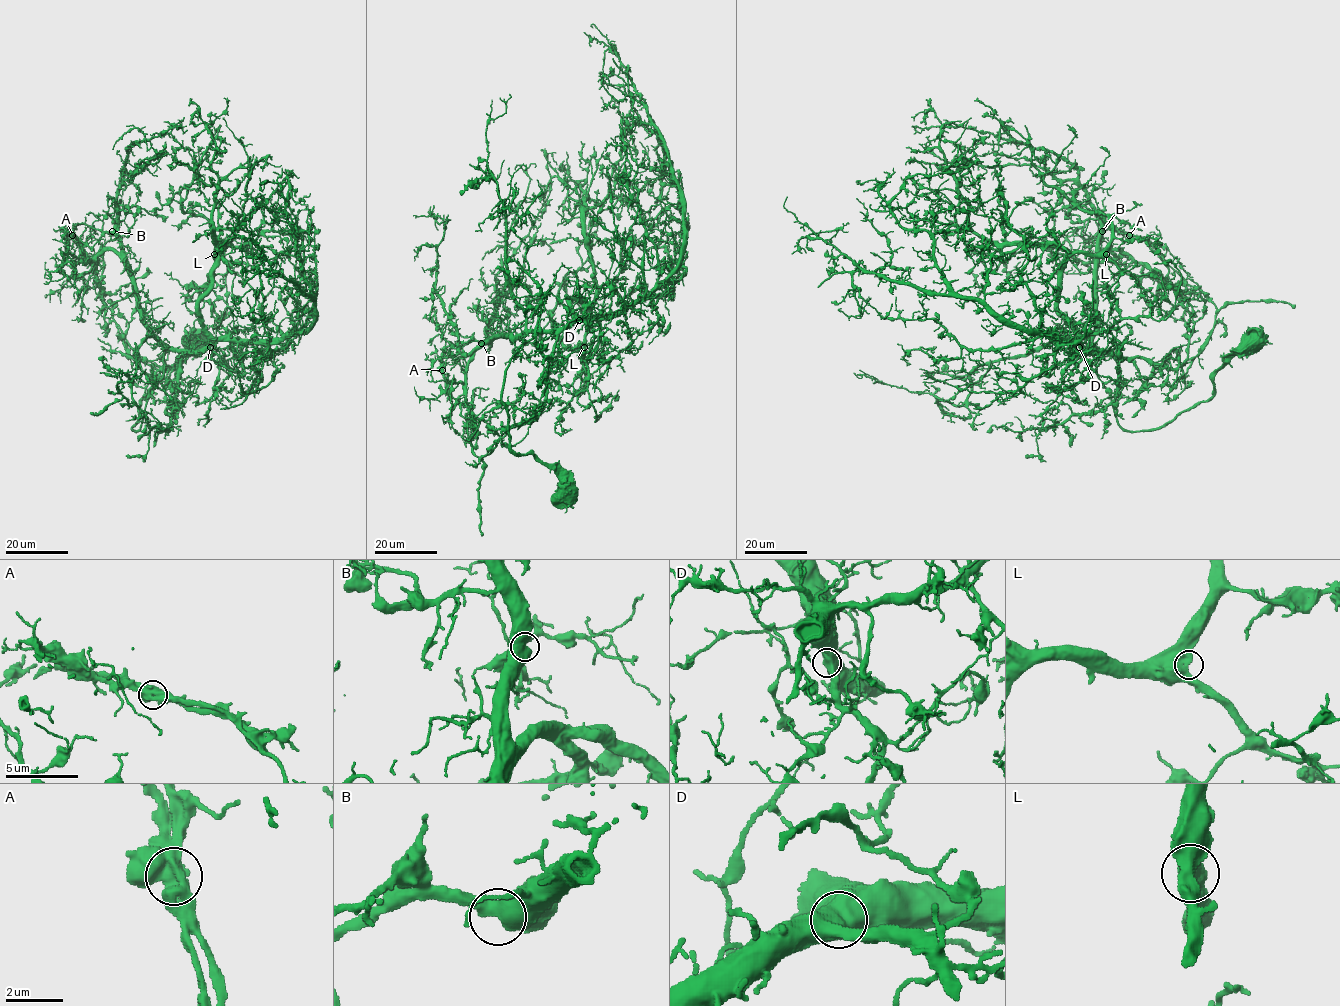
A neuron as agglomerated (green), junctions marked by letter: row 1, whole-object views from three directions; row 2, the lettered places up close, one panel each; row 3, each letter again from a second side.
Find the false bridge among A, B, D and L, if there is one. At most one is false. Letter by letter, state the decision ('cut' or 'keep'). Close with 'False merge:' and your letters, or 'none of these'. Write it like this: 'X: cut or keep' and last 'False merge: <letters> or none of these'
A: cut
B: keep
D: keep
L: keep
False merge: A

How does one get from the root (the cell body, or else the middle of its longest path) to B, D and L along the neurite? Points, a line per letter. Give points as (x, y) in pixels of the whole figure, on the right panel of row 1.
B: (1253, 343), (1216, 372), (1208, 400), (1158, 428), (1125, 430), (1097, 375), (1091, 347), (1096, 239), (1102, 231)
D: (1253, 343), (1216, 372), (1208, 400), (1158, 428), (1137, 431), (1119, 424), (1095, 356), (1079, 347)
L: (1253, 343), (1216, 372), (1208, 400), (1158, 428), (1125, 430), (1095, 356), (1058, 308), (1065, 261), (1106, 254)

